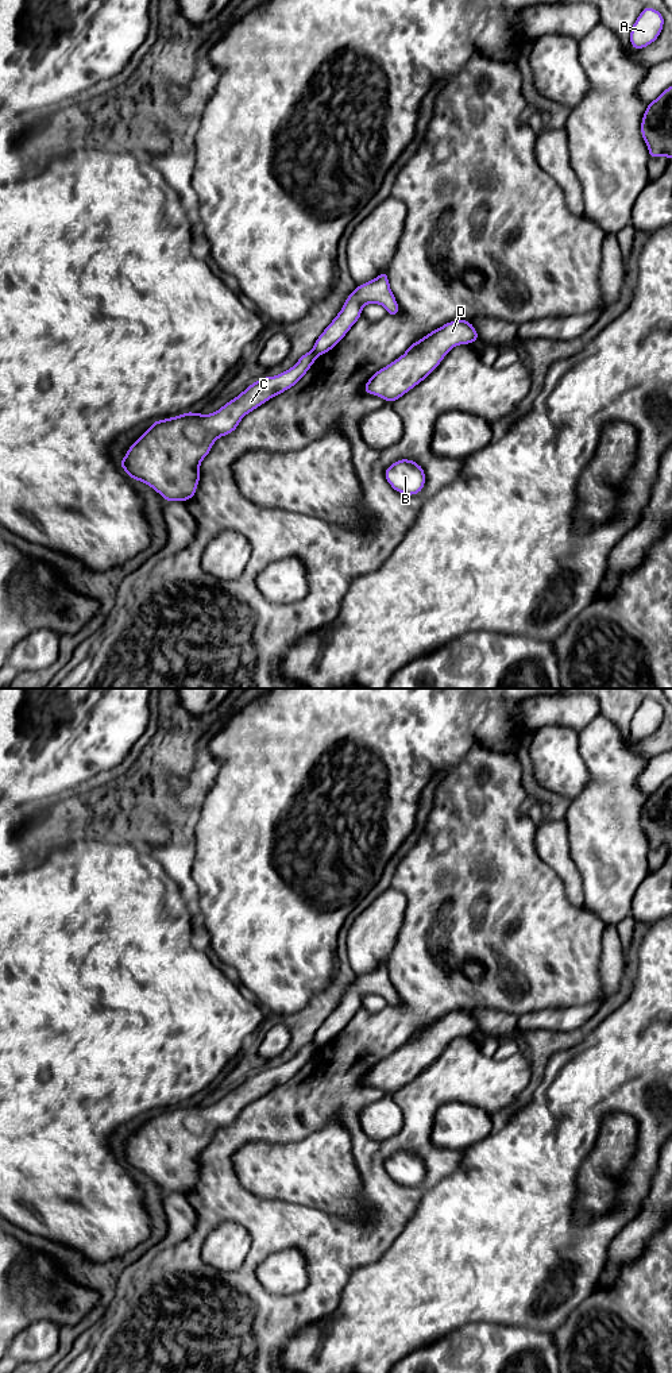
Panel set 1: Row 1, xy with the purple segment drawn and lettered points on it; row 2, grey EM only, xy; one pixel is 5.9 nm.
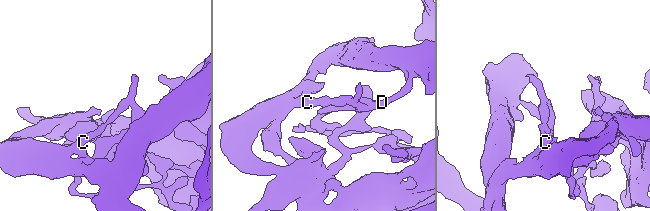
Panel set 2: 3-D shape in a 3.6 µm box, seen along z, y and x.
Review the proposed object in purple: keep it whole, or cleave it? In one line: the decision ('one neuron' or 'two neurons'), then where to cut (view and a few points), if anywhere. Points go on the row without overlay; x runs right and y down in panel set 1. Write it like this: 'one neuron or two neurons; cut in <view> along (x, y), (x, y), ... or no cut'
two neurons; cut in xy along (312, 1042), (317, 1046)

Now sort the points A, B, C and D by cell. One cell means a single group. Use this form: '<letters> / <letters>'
A B D / C

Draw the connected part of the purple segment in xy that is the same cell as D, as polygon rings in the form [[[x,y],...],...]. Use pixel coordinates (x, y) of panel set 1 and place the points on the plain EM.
[[[453,1011],[410,1035],[403,1046],[378,1061],[364,1076],[364,1084],[395,1094],[422,1073],[451,1040],[479,1031],[468,1011]]]

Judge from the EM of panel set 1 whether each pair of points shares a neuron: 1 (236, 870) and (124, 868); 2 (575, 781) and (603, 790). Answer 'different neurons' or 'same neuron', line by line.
1: different neurons
2: different neurons

